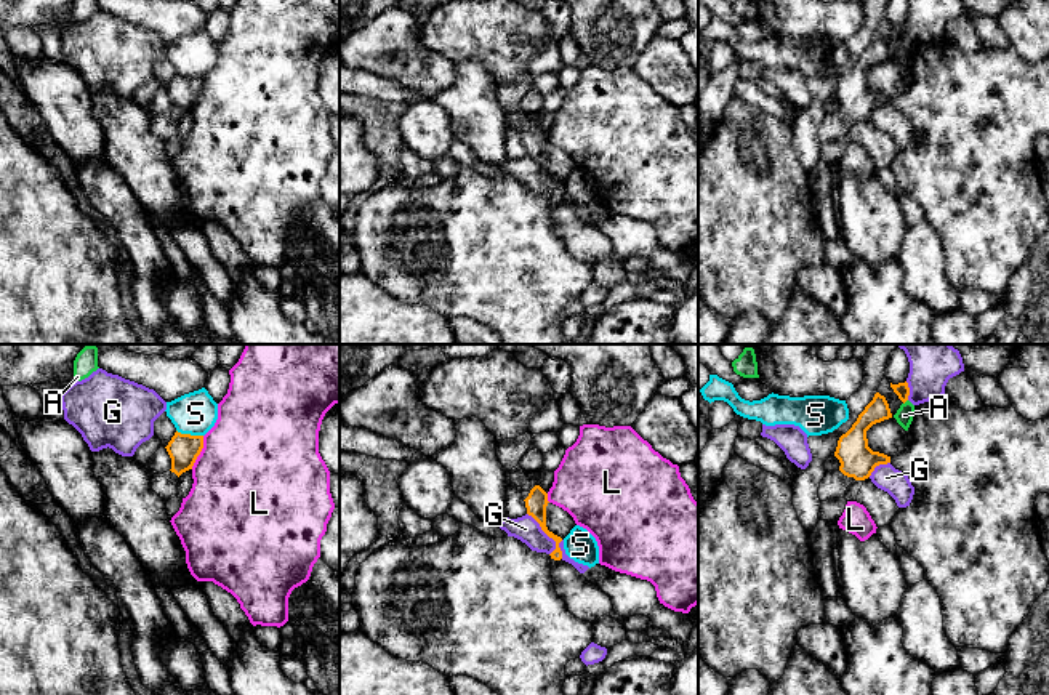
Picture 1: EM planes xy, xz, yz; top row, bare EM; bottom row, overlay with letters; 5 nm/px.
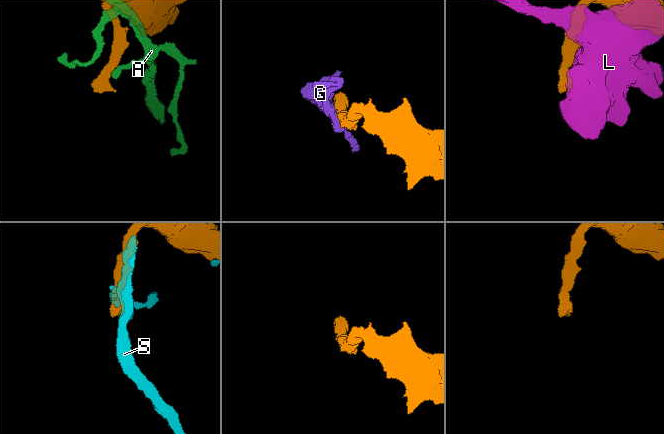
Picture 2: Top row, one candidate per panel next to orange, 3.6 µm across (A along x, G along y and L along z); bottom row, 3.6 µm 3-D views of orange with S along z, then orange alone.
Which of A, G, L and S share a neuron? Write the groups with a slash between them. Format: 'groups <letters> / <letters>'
groups A / G / L / S

